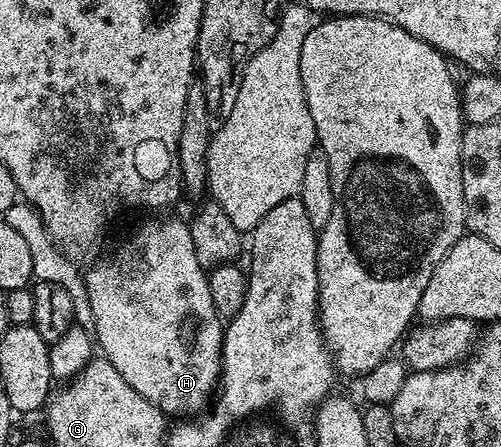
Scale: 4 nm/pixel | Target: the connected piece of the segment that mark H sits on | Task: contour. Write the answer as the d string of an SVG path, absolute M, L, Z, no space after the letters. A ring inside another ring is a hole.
M171 215L160 216L163 217L160 221L145 222L116 253L109 254L104 261L99 261L91 270L86 270L85 278L90 306L93 307L93 315L96 316L95 341L101 350L102 356L106 357L109 363L113 363L113 367L117 367L117 371L121 374L121 379L125 379L125 383L129 383L133 387L133 391L137 391L137 395L149 399L149 403L153 403L165 415L180 413L178 415L180 418L187 419L192 415L202 414L212 404L213 394L219 384L221 372L215 366L215 337L223 337L225 325L215 325L216 319L220 316L219 313L211 313L213 295L209 295L208 270L203 269L197 263L197 251L193 251L193 235L191 234L190 224L186 220L182 221L179 217L167 216ZM195 317L199 317L199 329L195 329L195 333L199 333L199 337L195 337L195 341L191 341L191 345L195 345L195 349L191 349L191 345L187 345L187 349L183 349L183 341L179 341L179 329L183 329L183 321L195 321Z

